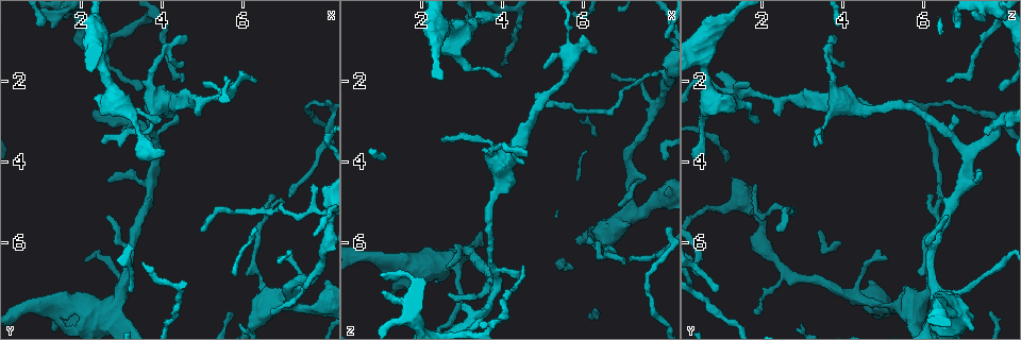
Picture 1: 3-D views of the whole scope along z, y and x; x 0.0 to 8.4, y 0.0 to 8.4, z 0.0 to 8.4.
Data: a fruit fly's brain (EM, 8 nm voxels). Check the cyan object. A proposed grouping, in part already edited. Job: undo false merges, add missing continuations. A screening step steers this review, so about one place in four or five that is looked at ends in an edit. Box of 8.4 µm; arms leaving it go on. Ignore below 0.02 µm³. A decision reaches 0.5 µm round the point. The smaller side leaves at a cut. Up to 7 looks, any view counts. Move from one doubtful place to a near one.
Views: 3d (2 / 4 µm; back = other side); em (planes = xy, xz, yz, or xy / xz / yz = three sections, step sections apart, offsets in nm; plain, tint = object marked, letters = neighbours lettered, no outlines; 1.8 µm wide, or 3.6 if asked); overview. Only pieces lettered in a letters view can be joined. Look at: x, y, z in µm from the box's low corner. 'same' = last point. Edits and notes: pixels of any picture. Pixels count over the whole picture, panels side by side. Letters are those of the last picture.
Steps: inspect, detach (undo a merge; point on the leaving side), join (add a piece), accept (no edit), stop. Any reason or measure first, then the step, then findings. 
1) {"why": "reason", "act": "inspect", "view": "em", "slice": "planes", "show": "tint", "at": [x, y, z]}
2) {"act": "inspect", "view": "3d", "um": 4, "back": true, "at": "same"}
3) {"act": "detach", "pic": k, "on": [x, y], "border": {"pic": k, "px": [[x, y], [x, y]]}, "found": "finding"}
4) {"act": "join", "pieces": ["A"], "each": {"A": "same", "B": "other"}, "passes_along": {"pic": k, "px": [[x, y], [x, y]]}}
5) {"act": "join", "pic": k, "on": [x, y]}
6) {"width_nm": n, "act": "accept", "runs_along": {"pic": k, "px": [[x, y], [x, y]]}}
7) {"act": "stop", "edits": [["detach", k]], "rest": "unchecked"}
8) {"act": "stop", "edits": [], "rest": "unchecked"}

{"why": "arms part here", "act": "inspect", "view": "em", "slice": "planes", "show": "letters", "at": [3.90, 3.75, 7.05]}

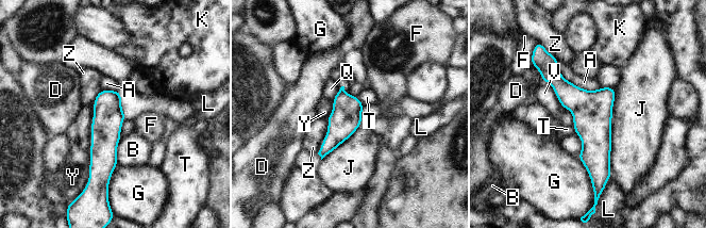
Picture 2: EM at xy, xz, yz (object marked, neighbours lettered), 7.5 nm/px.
{"act": "accept", "each": {"A": "other", "B": "other", "D": "other", "F": "other", "G": "other", "J": "other", "K": "other", "L": "other", "Q": "other", "T": "other", "V": "other", "Y": "other", "Z": "other"}, "runs_along": {"pic": 2, "px": [[552, 60], [592, 117], [593, 176]]}, "found": "all the same neuron"}

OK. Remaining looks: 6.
{"why": "branch stops here", "act": "inspect", "view": "3d", "um": 4, "at": [2.65, 5.40, 6.60]}

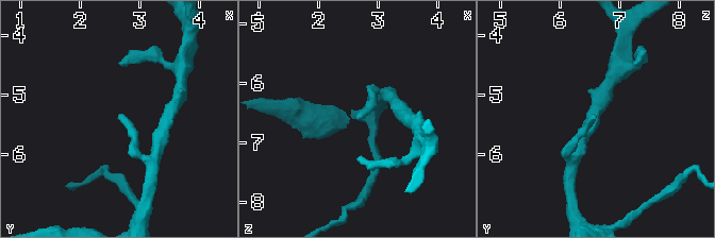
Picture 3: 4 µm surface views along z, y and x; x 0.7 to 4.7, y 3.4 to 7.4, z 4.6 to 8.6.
{"act": "inspect", "view": "em", "um": 3.6, "slice": "planes", "show": "letters", "at": [2.60, 5.35, 6.60]}

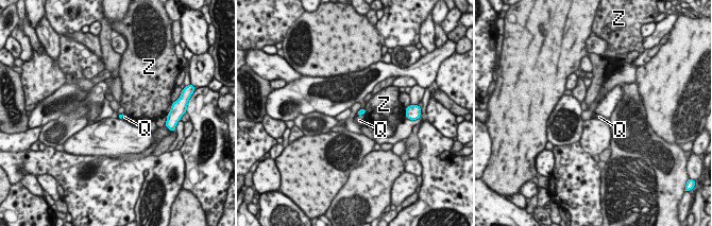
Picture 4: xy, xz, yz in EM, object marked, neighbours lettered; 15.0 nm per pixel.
{"act": "accept", "each": {"Q": "other", "Z": "other"}, "border": {"pic": 4, "px": [[365, 114], [358, 117]]}, "found": "no lettered piece goes on from it"}

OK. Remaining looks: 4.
{"why": "free end", "act": "inspect", "view": "3d", "um": 2, "at": [7.10, 4.85, 6.55]}

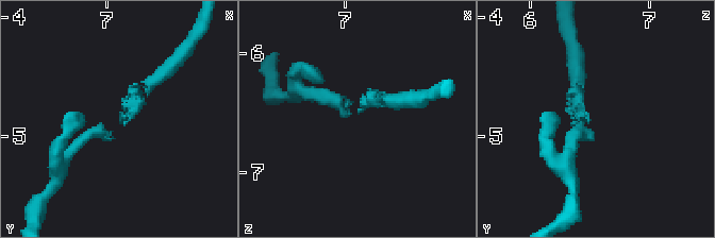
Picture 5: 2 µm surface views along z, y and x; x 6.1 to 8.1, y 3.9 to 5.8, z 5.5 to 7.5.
{"why": "now the EM", "act": "inspect", "view": "em", "slice": "yz", "step": 8, "show": "tint", "at": [7.12, 4.86, 6.52]}

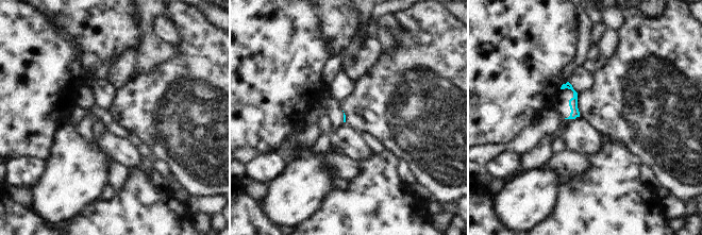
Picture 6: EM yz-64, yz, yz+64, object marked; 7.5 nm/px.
{"why": "another direction", "act": "inspect", "view": "em", "slice": "xz", "step": 8, "show": "letters", "at": "same"}

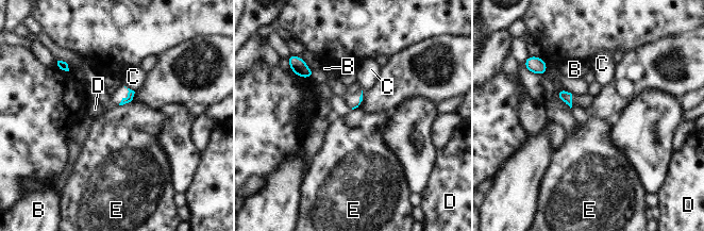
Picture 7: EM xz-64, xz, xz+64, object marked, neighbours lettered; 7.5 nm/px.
{"act": "accept", "each": {"B": "other", "C": "other", "D": "other", "E": "other"}, "border": {"pic": 7, "px": [[131, 100], [119, 105]]}, "found": "none of them fits"}

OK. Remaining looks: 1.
{"act": "stop", "edits": [], "rest": "unchecked"}

